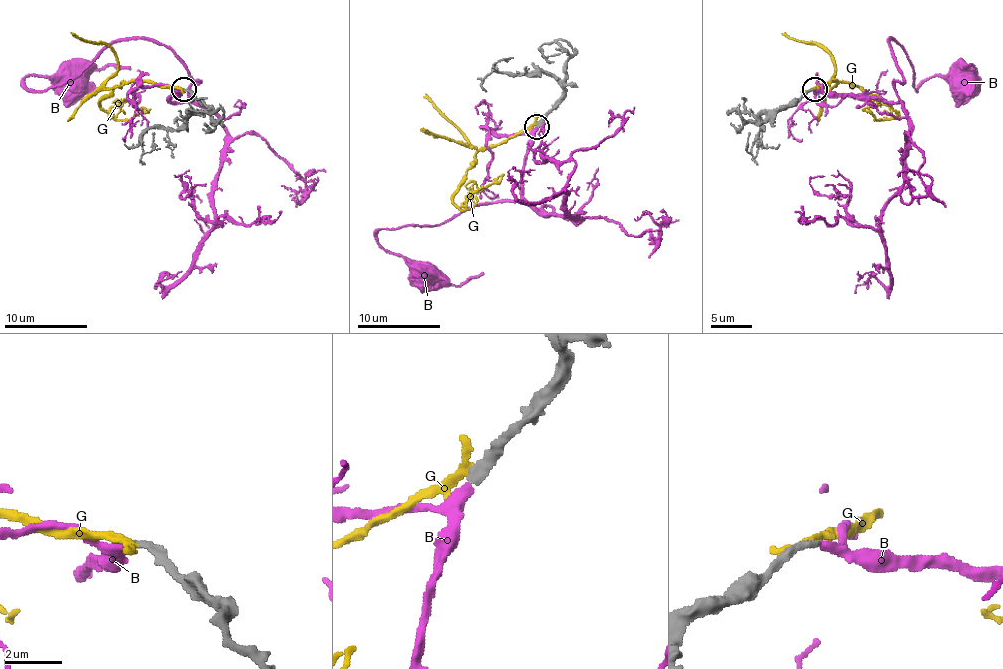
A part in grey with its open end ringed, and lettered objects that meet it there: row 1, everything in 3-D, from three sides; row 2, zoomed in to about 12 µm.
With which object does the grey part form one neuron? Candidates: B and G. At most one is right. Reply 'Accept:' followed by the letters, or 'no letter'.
Accept: B

